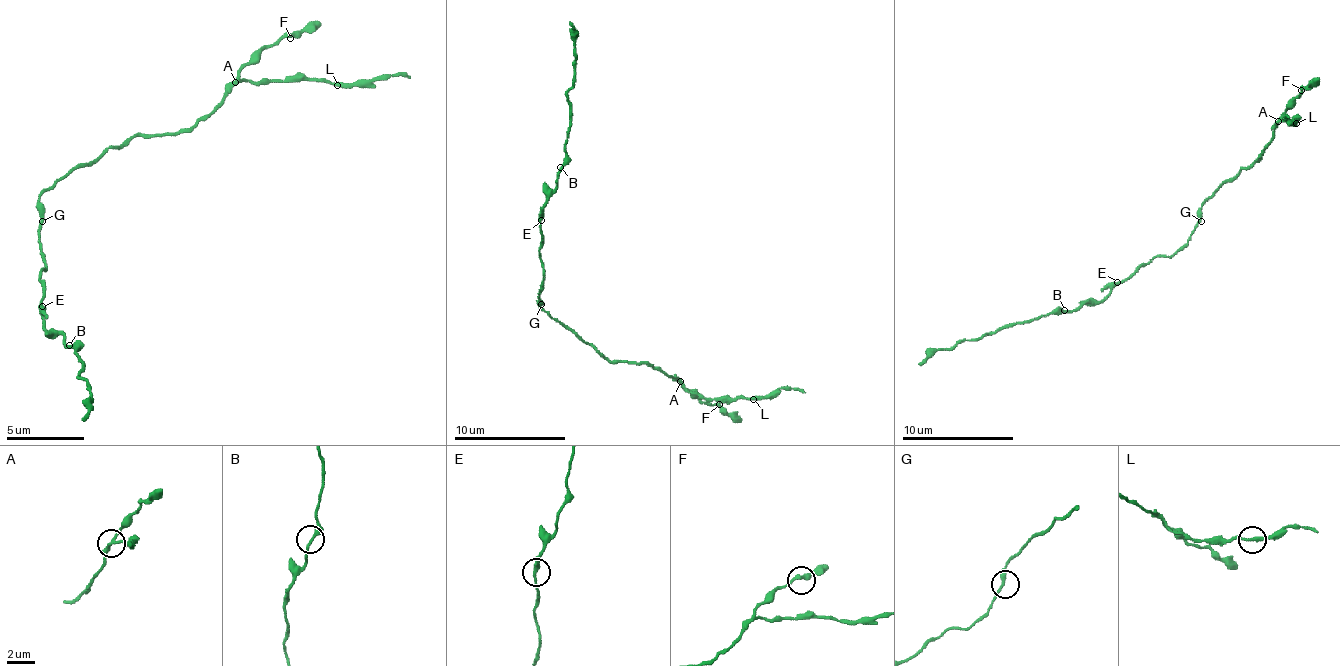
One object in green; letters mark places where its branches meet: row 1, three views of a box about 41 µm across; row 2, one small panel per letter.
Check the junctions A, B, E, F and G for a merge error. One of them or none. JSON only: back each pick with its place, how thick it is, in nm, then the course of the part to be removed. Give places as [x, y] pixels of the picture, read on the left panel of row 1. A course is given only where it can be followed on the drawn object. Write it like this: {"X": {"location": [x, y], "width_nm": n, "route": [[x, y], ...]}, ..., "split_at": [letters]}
{"A": {"location": [235, 82], "width_nm": 240, "route": [[236, 81], [364, 85], [376, 77], [411, 77]]}, "split_at": ["A"]}

